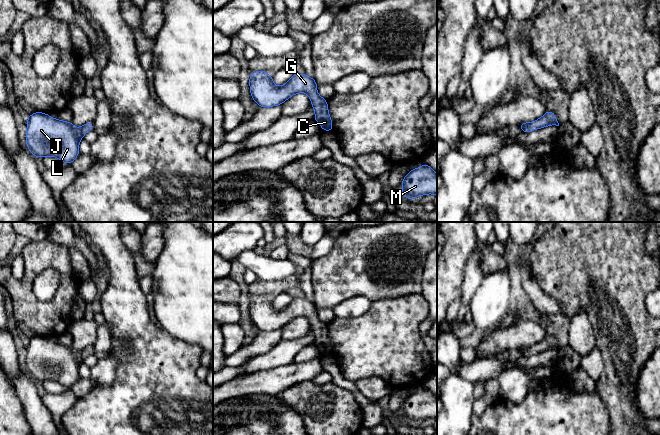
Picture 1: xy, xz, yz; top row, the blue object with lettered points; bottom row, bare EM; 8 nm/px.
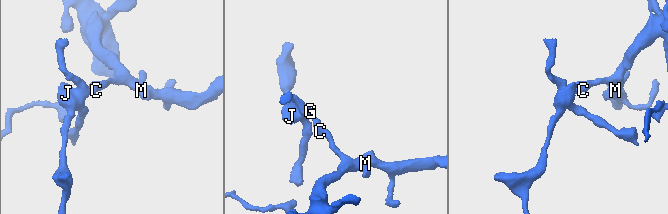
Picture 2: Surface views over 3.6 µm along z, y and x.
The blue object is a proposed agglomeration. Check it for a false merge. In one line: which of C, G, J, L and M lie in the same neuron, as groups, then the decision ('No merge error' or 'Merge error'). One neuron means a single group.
Groups: C G J L M. No merge error

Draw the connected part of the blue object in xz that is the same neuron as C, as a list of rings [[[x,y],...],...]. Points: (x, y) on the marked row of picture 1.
[[[254,71],[249,77],[249,85],[254,102],[265,108],[281,105],[294,94],[307,93],[315,111],[314,120],[323,131],[334,131],[327,100],[319,96],[317,82],[307,74],[293,74],[285,85],[275,86],[273,76],[266,71]]]

